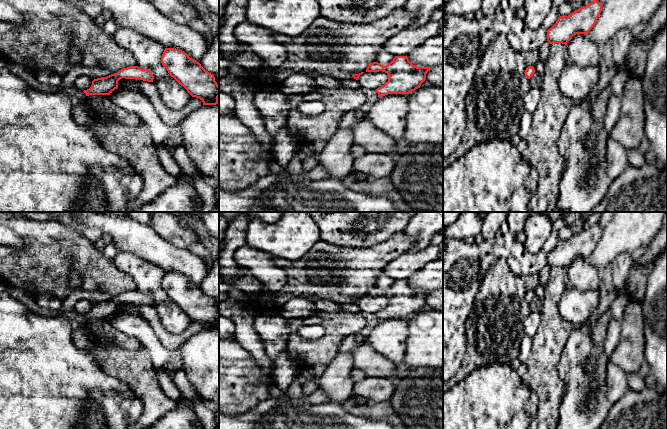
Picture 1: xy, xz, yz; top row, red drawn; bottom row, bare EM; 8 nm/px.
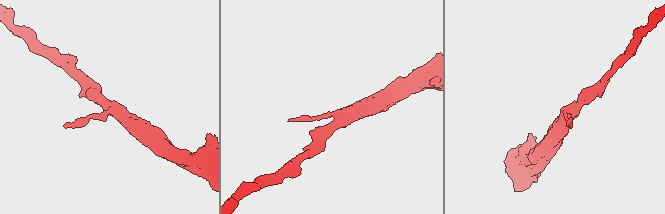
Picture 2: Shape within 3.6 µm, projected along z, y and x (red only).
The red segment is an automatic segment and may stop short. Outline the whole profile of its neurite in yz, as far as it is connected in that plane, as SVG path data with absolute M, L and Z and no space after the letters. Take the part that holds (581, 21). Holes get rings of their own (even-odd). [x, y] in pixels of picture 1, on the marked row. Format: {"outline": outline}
{"outline": "M594 0L568 16L560 16L556 23L547 30L547 41L550 44L562 43L567 45L574 35L587 35L596 24L602 7L602 3Z"}

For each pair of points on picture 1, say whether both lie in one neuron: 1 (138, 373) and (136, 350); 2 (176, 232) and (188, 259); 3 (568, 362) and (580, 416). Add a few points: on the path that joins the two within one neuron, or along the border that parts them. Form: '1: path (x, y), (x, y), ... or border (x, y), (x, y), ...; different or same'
1: border (114, 354), (146, 356); different
2: border (162, 237), (178, 247), (187, 249); different
3: path (576, 375), (576, 403); same

